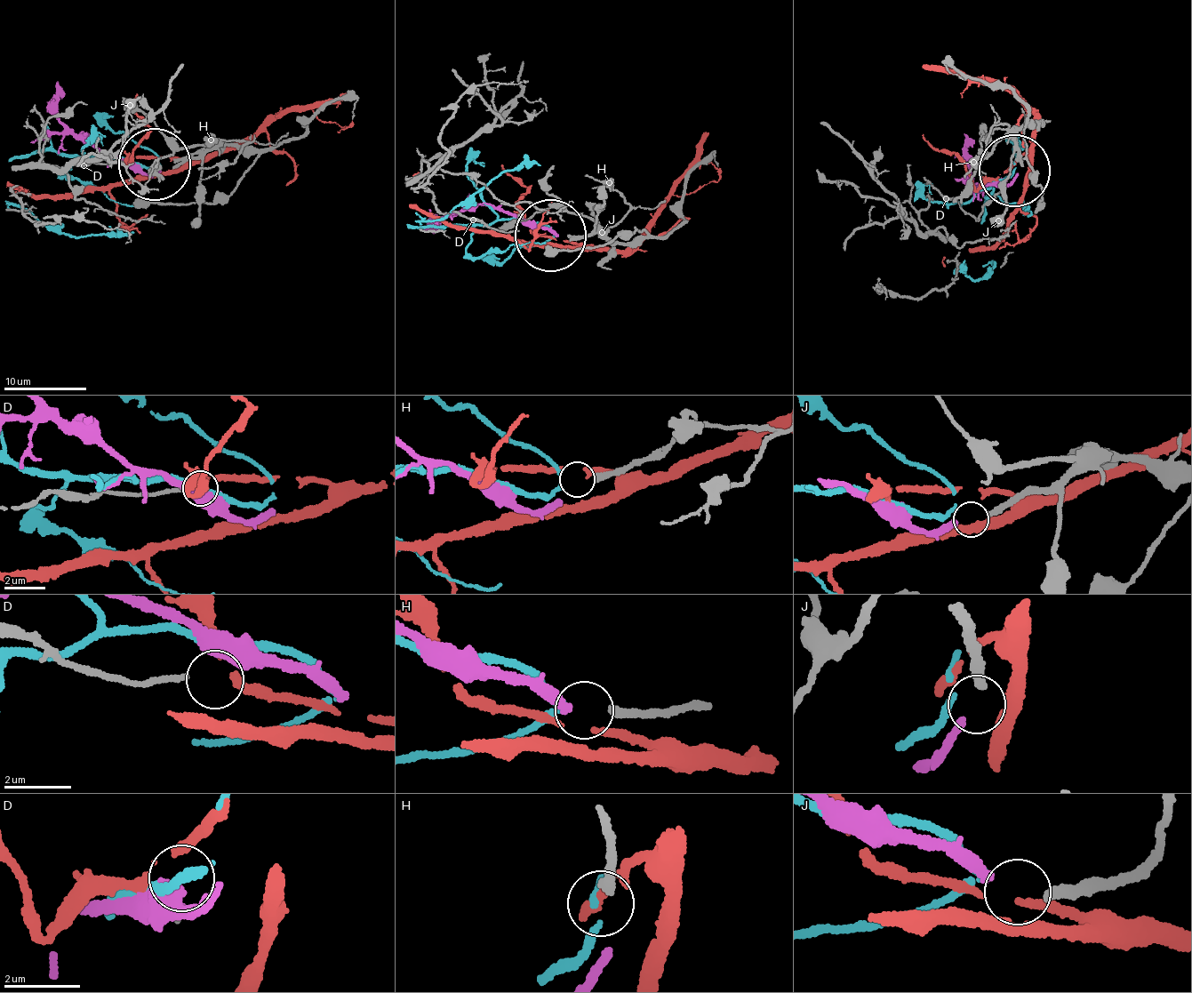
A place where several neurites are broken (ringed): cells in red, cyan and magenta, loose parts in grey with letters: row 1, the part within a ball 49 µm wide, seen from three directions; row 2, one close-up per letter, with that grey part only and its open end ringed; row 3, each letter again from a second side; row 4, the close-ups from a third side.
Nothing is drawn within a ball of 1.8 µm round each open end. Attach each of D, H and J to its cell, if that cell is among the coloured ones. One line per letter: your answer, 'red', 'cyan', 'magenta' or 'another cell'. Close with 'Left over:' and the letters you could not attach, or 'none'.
D: red
H: cyan
J: magenta
Left over: none

